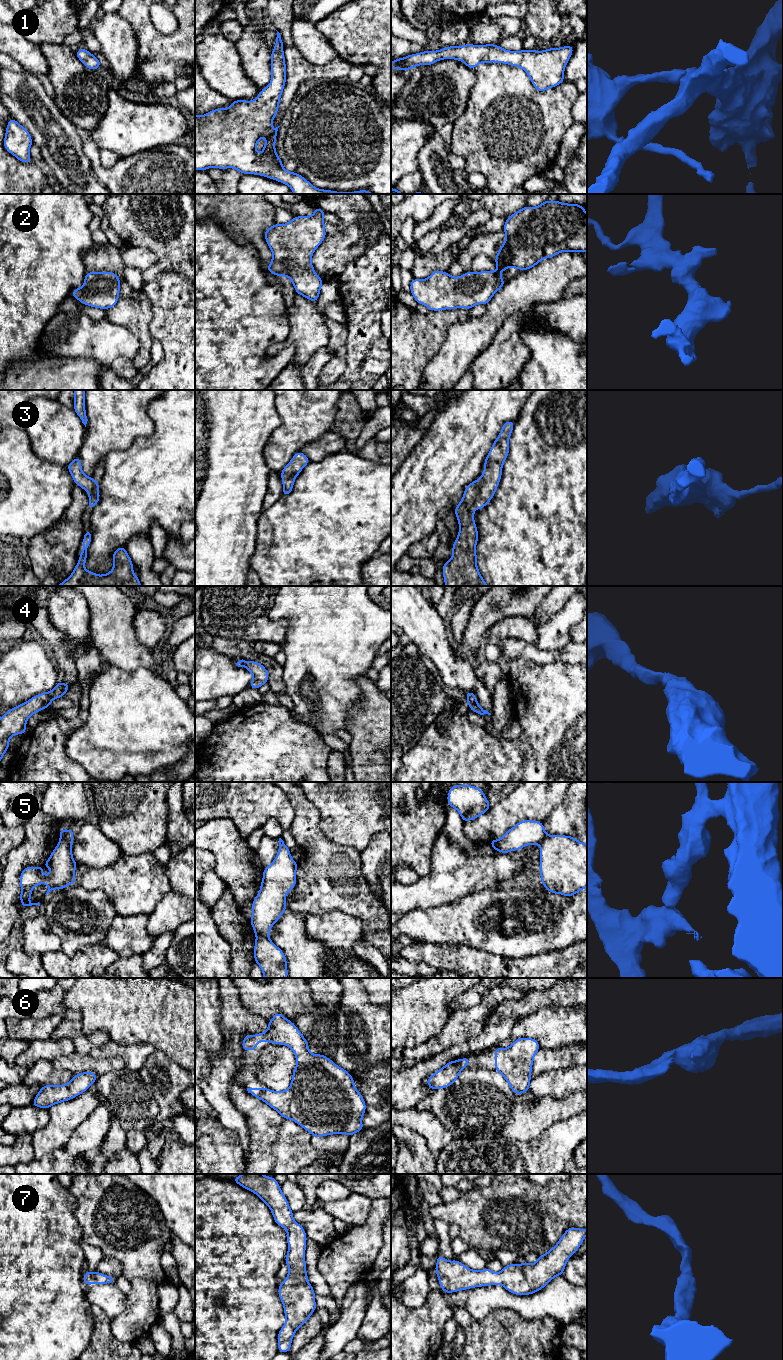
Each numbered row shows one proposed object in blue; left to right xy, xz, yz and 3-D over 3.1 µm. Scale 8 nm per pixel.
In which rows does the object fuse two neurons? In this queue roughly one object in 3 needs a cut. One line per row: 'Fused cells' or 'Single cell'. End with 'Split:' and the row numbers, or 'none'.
1: Single cell
2: Single cell
3: Single cell
4: Single cell
5: Fused cells
6: Single cell
7: Single cell
Split: 5

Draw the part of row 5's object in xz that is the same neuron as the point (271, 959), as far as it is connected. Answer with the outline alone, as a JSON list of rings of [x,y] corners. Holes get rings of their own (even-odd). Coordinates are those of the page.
[[[256,934],[254,961],[262,969],[264,978],[287,978],[287,959],[268,935]]]

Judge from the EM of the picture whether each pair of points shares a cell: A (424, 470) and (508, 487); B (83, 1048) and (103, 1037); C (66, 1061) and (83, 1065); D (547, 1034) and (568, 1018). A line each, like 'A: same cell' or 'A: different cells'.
A: different cells
B: same cell
C: same cell
D: same cell

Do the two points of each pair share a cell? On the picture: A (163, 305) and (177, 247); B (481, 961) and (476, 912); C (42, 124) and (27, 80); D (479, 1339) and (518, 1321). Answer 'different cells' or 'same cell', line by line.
A: different cells
B: different cells
C: same cell
D: same cell

